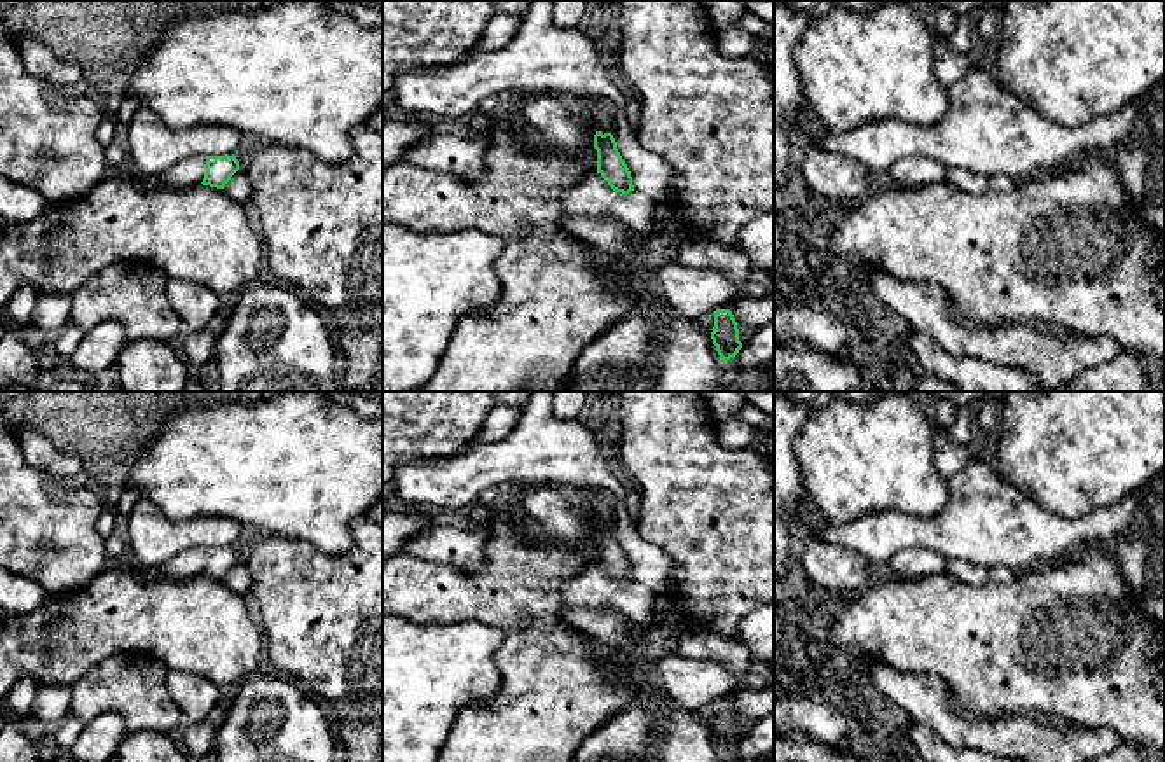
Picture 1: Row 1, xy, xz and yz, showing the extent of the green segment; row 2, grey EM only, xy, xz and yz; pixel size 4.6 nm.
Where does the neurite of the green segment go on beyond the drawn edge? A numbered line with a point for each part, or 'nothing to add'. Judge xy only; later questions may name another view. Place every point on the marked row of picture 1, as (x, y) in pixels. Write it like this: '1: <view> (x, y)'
1: xy (189, 172)

